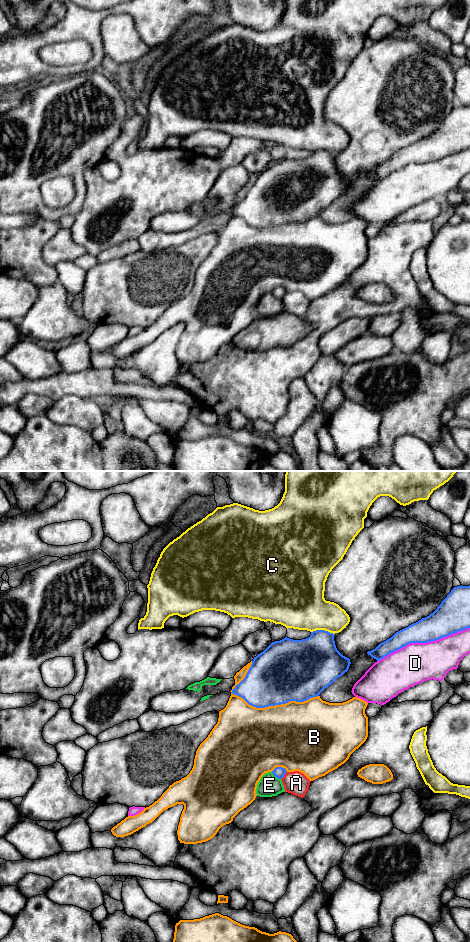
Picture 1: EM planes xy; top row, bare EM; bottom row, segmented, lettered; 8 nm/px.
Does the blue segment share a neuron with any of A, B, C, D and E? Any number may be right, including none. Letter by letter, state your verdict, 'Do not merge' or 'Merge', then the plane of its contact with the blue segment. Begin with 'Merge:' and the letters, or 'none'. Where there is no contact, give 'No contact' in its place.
Merge: none
A: Do not merge. Touches blue in xy
B: Do not merge. Touches blue in xy
C: Do not merge. Touches blue in xy
D: Do not merge. Touches blue in xy
E: Do not merge. Touches blue in xy

